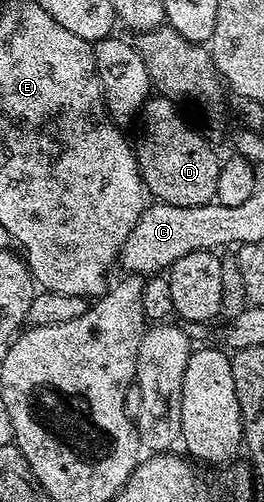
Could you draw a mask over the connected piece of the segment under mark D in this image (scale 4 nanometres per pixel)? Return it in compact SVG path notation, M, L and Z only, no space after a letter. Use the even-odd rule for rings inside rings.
M150 97L145 100L143 119L145 115L145 132L141 135L141 144L136 144L137 170L141 172L141 182L146 192L156 202L180 207L198 207L204 203L216 200L216 185L219 182L219 173L222 160L217 159L208 138L182 112L176 103L164 97Z

